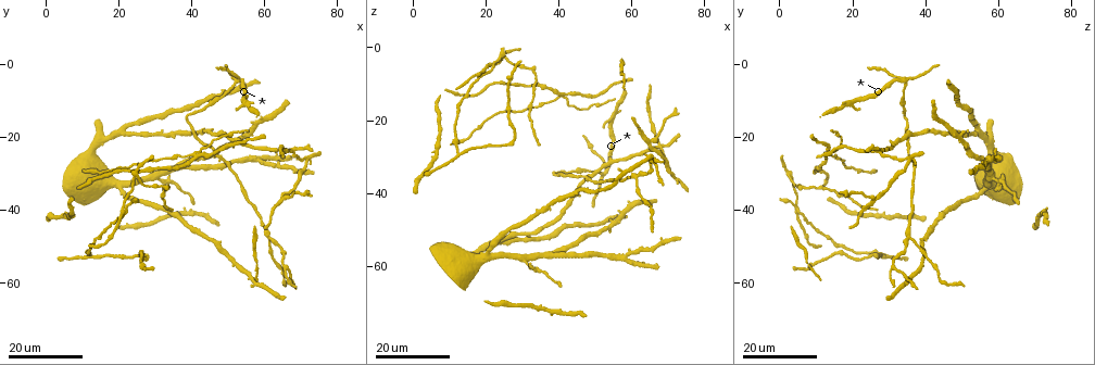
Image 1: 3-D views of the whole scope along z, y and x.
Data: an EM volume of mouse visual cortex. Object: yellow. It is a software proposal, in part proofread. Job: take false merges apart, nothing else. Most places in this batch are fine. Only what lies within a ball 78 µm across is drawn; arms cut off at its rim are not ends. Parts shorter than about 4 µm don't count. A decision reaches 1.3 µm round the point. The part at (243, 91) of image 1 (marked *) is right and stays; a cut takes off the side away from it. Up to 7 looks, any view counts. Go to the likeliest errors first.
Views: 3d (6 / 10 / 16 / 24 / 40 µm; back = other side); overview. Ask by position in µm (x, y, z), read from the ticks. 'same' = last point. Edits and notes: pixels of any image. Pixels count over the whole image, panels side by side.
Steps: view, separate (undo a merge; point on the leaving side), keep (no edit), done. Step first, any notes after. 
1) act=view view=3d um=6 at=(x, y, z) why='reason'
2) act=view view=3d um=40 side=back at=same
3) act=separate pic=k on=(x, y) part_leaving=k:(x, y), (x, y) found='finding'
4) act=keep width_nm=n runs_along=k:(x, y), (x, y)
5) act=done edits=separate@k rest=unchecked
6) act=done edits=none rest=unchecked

act=view view=3d um=24 at=(65.0, 56.0, 31.5) why='four arms meet'

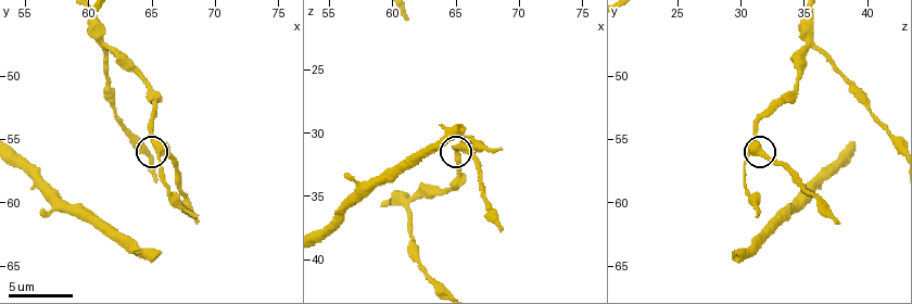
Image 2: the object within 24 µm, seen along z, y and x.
act=view view=3d um=6 at=(65.8, 56.0, 31.0)

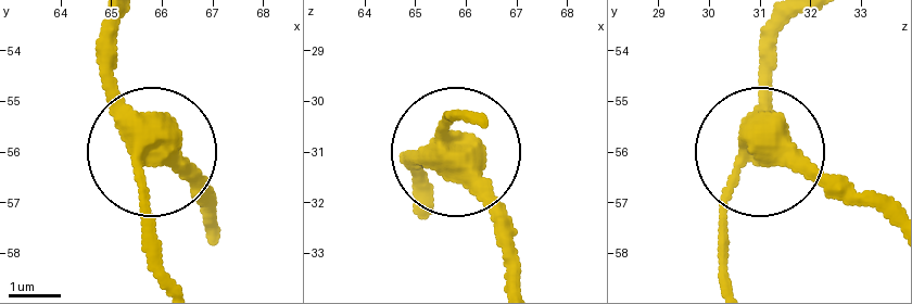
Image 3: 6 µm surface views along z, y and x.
act=keep width_nm=360 runs_along=3:(416, 182), (416, 156), (446, 152), (455, 118) found='all the same neuron'

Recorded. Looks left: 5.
act=view view=3d um=16 at=(67.5, 24.0, 26.0)

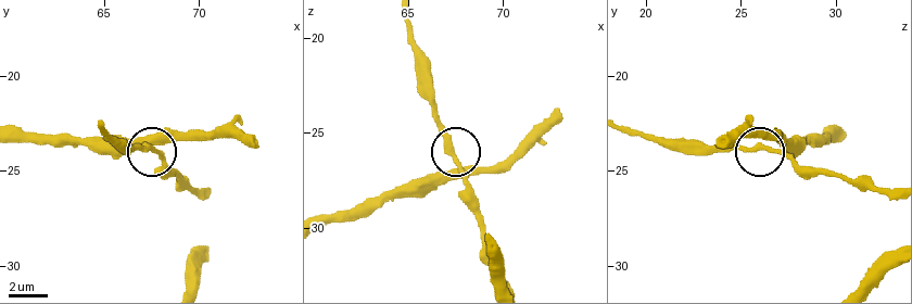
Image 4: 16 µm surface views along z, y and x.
act=view view=3d um=6 at=(67.7, 23.9, 26.9) why='zoom in'

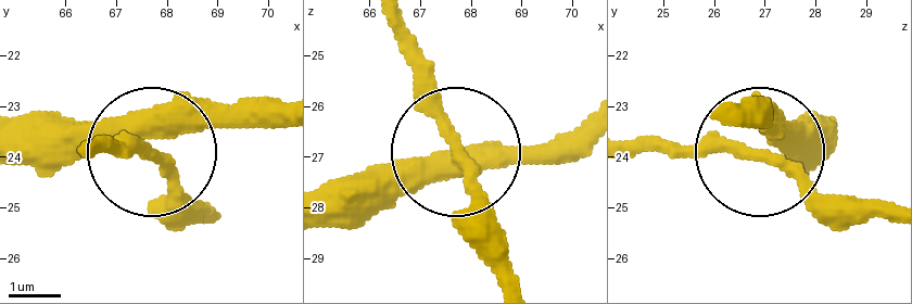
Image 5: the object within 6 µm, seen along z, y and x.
act=keep arms=4 found='all the same neuron'

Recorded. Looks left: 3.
act=view view=3d um=16 at=(65.0, 37.0, 25.5) why='three arms meet'

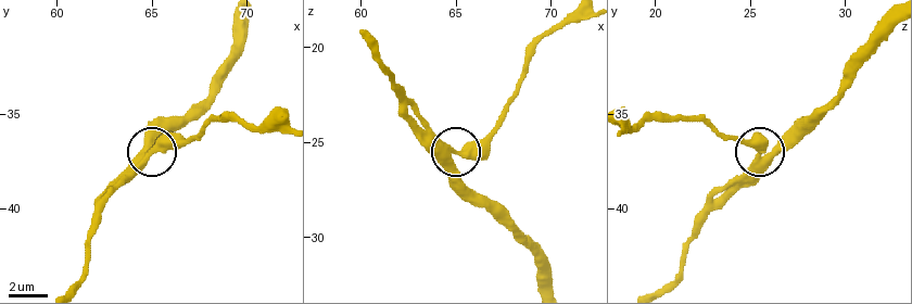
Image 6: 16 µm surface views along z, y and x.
act=view view=3d um=6 at=(65.2, 36.8, 25.5)

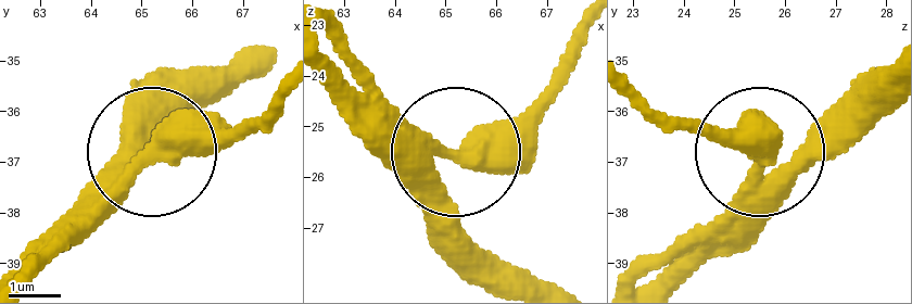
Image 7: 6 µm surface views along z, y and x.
act=view view=3d um=6 side=back at=(65.10, 36.80, 25.50)

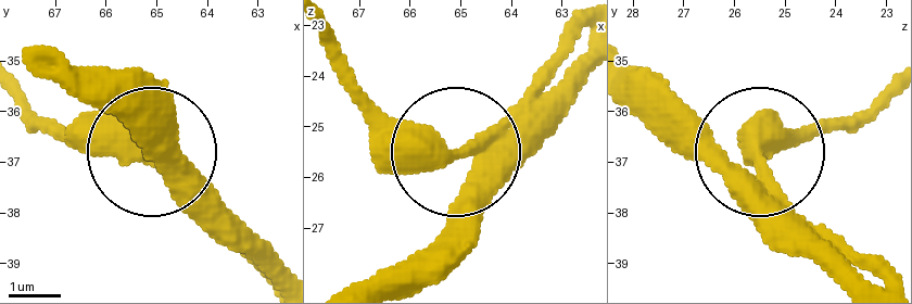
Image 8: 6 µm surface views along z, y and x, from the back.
act=keep side_arm_um=13 found='continuous, no second neuron'

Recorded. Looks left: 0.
act=done edits=none rest=unchecked

